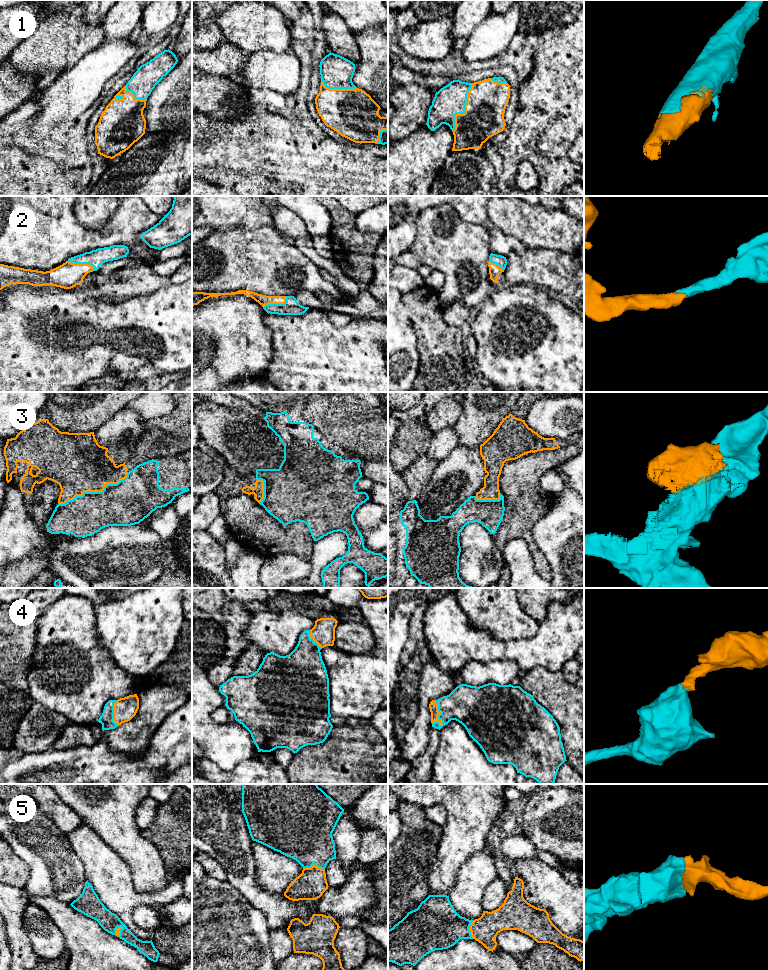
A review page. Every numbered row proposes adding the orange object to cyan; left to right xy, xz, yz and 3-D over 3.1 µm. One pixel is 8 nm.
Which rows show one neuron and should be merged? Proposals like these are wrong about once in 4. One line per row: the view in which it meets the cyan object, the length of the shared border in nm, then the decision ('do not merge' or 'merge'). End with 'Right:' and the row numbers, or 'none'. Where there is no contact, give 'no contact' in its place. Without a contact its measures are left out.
1: yz | 420 nm | merge
2: xy | 240 nm | merge
3: xy | 600 nm | do not merge
4: yz | 240 nm | merge
5: xz | 180 nm | merge
Right: 1, 2, 4, 5

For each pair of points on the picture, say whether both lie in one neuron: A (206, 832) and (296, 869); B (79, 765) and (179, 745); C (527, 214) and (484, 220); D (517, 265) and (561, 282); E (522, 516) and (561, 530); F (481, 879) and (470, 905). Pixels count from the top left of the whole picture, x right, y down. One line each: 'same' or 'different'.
A: different
B: same
C: different
D: same
E: different
F: same

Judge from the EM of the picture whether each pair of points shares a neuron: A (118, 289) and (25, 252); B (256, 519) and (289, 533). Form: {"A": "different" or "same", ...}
{"A": "different", "B": "same"}

